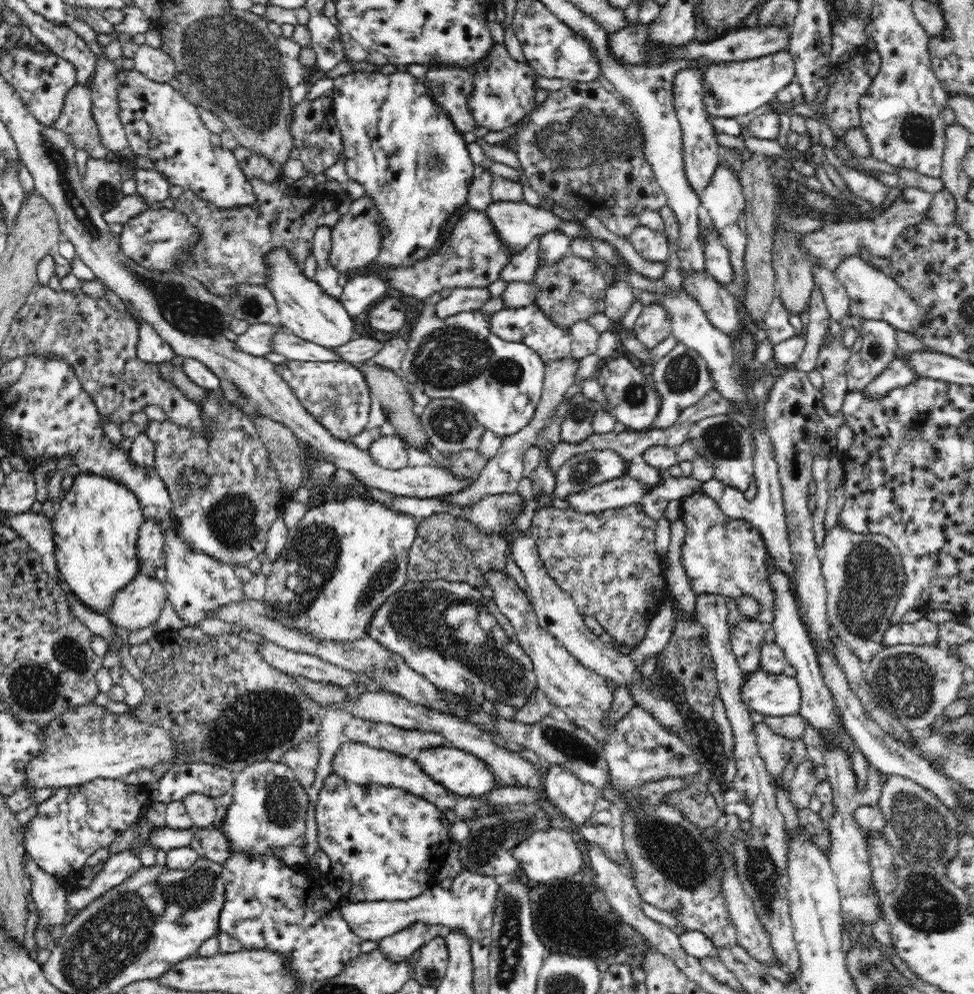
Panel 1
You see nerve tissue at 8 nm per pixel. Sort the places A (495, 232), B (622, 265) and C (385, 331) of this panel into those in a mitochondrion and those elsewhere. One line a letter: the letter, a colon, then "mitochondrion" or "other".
A: other
B: other
C: other

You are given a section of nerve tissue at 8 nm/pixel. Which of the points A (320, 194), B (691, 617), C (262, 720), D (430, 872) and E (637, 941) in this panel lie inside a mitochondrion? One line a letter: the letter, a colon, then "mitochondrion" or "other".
A: other
B: other
C: mitochondrion
D: other
E: other

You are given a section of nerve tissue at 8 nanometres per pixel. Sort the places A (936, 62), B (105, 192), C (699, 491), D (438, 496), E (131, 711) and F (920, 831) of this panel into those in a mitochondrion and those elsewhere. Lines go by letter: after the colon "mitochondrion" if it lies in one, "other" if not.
A: other
B: mitochondrion
C: other
D: other
E: other
F: mitochondrion

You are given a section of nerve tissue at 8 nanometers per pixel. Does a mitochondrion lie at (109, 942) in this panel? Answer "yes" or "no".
yes

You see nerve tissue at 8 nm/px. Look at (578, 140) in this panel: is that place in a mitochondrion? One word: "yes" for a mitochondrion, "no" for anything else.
yes

